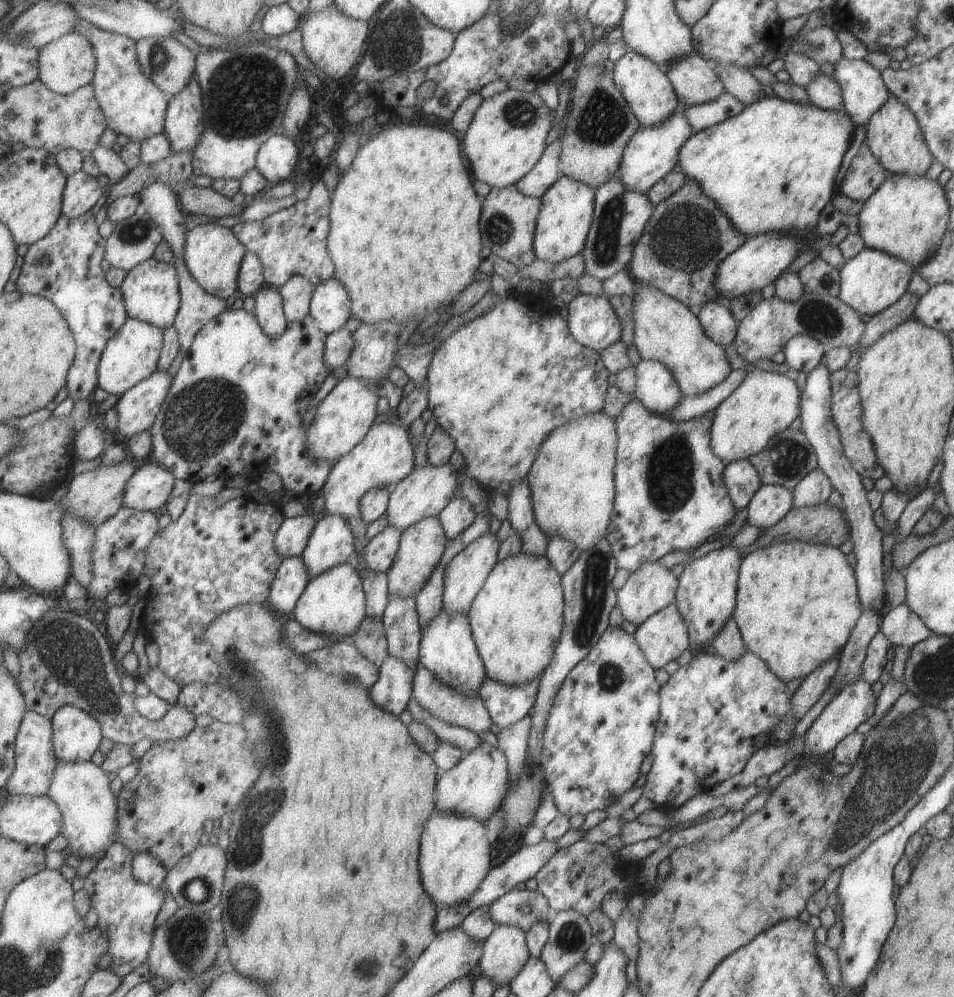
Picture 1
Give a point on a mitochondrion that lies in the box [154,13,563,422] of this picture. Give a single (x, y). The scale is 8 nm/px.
(244, 95)

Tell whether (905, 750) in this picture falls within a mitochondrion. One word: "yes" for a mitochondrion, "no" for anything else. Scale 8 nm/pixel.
yes

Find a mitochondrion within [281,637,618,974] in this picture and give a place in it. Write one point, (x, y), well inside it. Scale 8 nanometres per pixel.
(570, 937)

